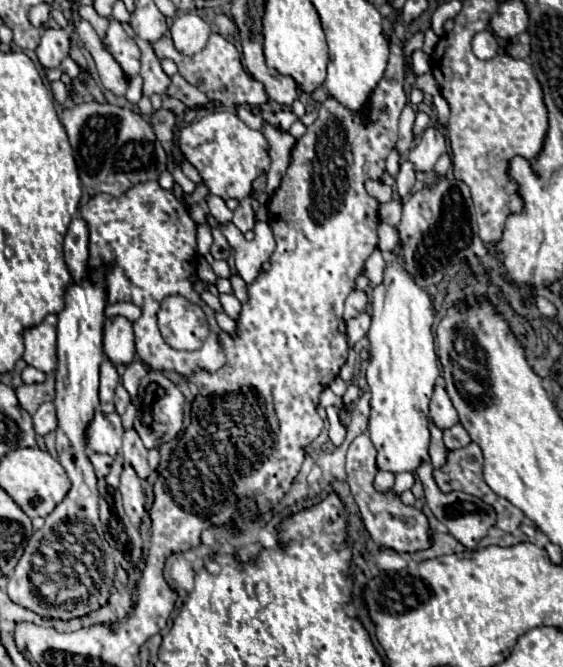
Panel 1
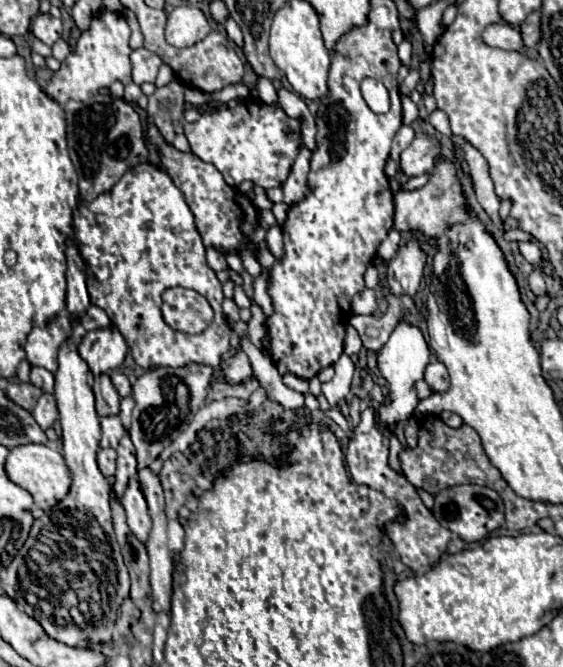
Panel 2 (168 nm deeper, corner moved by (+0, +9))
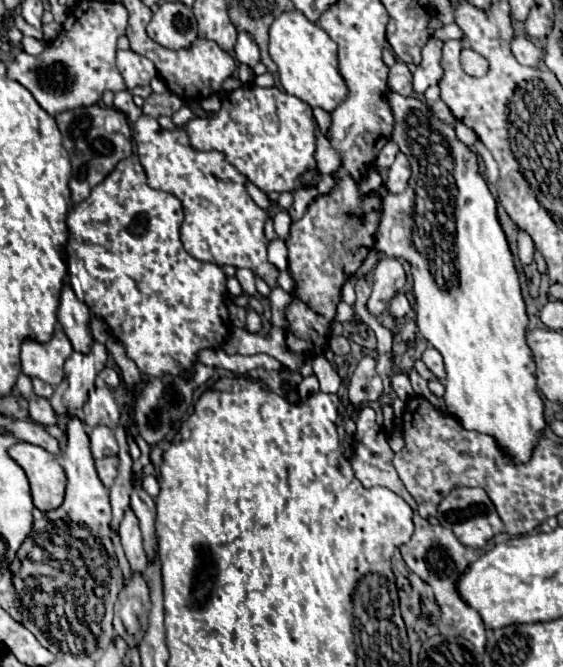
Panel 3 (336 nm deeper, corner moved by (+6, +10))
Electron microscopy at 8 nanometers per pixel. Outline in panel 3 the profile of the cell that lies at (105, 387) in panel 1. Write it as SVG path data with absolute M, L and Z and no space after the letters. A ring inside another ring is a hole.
M98 384L84 404L84 422L88 428L94 428L98 424L106 424L110 428L118 426L120 408L112 396L112 390L106 388L106 384Z

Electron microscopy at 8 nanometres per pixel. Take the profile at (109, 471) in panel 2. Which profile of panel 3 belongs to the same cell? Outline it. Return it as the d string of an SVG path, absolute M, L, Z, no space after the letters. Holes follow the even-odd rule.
M104 456L102 460L96 460L96 470L98 470L98 476L100 476L102 484L106 488L110 488L112 482L114 482L114 478L116 478L118 458L116 456Z

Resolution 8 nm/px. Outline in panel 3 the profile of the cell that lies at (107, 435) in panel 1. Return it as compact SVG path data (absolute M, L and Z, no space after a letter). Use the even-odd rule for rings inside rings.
M104 424L90 430L90 448L94 460L108 454L118 454L118 442L114 438L114 430L106 428Z

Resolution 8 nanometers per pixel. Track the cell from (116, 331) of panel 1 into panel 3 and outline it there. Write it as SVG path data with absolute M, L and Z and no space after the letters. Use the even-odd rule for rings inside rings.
M94 342L90 346L90 352L86 354L76 350L70 354L70 358L64 364L64 380L50 398L56 414L66 414L84 406L98 372L106 366L106 360L108 350L104 344L98 342Z

